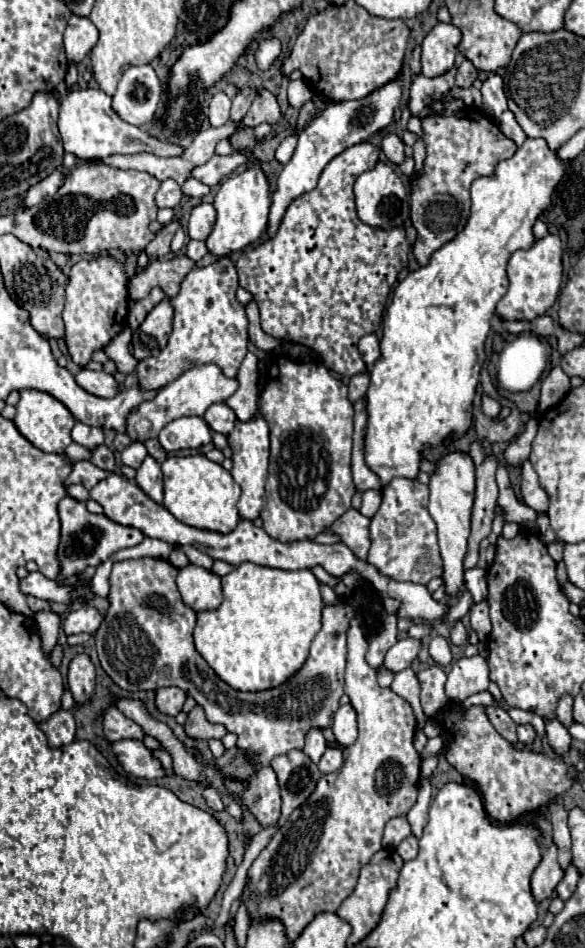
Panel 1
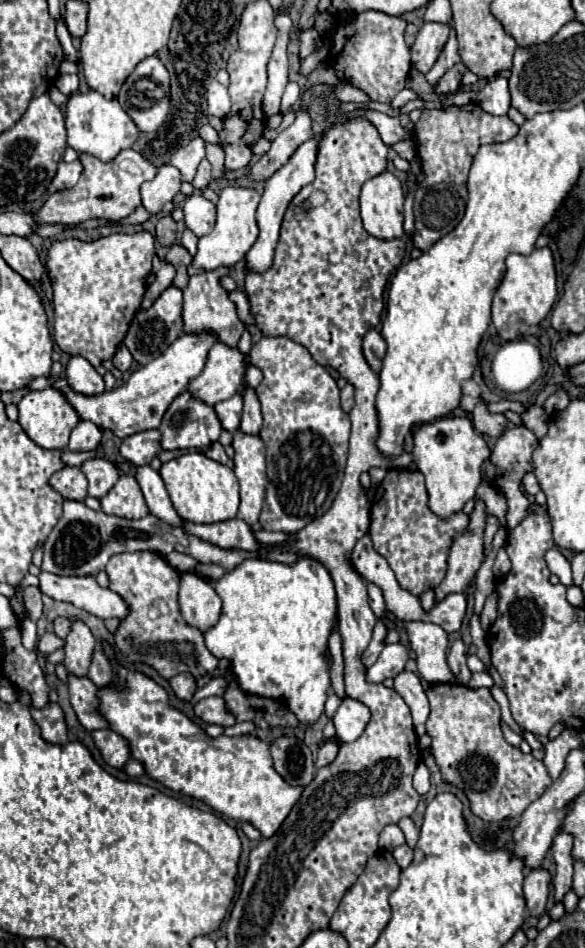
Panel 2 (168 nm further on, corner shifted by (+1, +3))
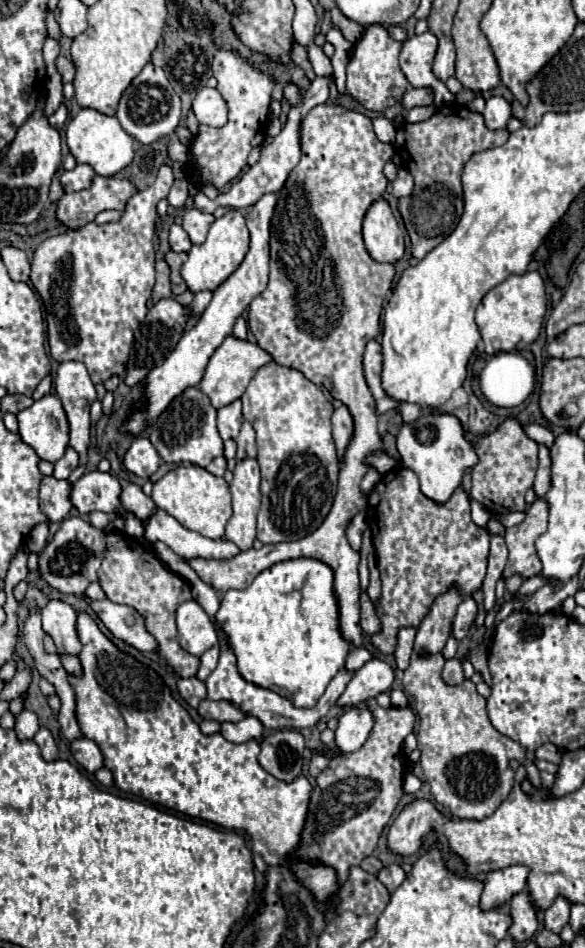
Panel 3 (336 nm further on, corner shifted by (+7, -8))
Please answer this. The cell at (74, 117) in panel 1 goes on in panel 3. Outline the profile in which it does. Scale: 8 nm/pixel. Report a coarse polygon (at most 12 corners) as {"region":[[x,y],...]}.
{"region":[[82,109],[66,127],[78,163],[102,177],[134,157],[116,117]]}

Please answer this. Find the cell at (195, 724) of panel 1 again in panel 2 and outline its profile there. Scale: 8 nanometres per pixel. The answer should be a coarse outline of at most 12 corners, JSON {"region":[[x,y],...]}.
{"region":[[210,696],[194,706],[208,724],[234,726],[236,716],[226,710],[222,696]]}

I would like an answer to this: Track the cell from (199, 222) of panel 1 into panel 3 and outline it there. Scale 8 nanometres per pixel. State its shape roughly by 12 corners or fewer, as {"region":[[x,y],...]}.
{"region":[[186,209],[182,227],[192,243],[204,243],[214,215]]}

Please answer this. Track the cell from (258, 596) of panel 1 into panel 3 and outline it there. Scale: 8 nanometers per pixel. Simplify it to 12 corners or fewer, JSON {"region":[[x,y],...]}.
{"region":[[290,559],[226,591],[246,681],[308,709],[344,667],[332,569]]}

